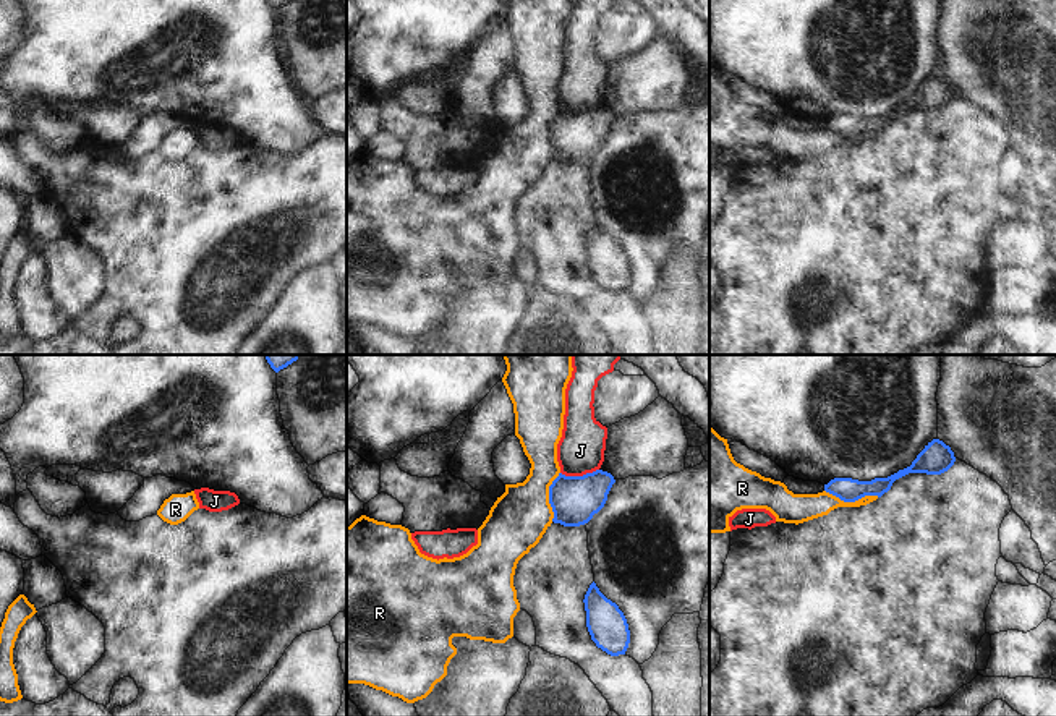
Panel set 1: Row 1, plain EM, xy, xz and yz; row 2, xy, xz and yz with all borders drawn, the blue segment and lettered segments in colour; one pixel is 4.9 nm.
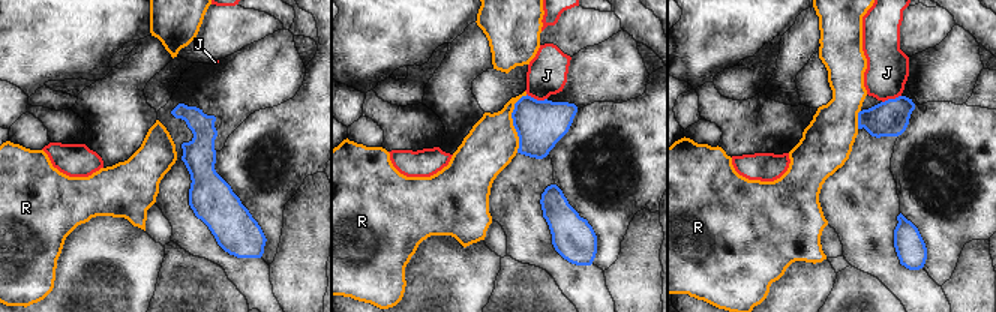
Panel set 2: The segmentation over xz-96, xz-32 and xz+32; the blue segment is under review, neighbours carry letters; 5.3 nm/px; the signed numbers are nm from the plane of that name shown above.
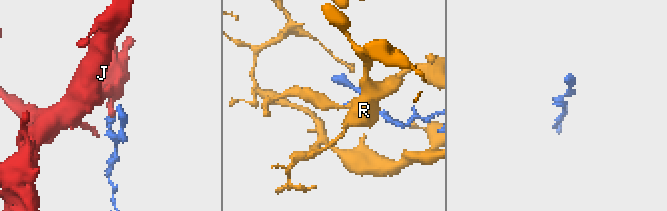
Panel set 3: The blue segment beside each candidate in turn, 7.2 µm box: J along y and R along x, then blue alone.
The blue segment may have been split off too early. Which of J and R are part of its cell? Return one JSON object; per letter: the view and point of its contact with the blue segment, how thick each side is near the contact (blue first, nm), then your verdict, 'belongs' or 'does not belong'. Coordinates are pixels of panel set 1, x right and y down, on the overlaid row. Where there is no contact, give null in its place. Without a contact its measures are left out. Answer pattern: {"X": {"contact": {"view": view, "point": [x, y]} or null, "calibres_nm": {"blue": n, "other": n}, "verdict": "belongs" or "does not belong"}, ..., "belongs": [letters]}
{"J": {"contact": {"view": "xz", "point": [579, 477]}, "calibres_nm": {"blue": 240, "other": 240}, "verdict": "does not belong"}, "R": {"contact": {"view": "yz", "point": [852, 501]}, "calibres_nm": {"blue": 120, "other": 140}, "verdict": "does not belong"}, "belongs": []}

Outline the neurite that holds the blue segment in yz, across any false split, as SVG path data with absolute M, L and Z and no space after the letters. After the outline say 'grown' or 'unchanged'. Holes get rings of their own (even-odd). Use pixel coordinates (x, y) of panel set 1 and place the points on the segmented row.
M933 439L917 455L910 467L899 470L888 478L875 478L871 481L858 481L852 478L834 478L824 484L824 491L839 497L844 502L855 502L865 496L881 497L888 492L892 483L909 473L941 475L956 462L954 452L939 439Z | unchanged

